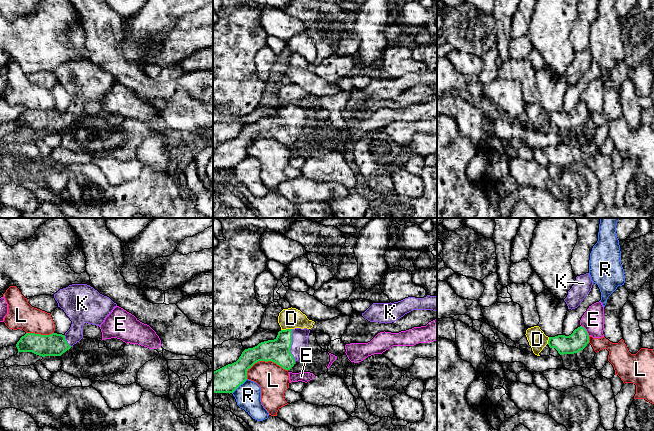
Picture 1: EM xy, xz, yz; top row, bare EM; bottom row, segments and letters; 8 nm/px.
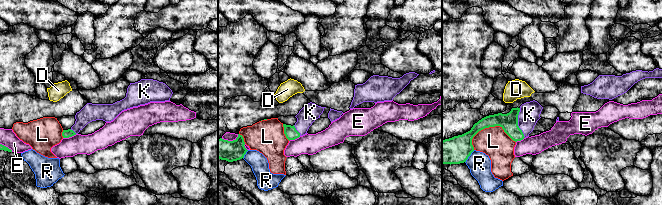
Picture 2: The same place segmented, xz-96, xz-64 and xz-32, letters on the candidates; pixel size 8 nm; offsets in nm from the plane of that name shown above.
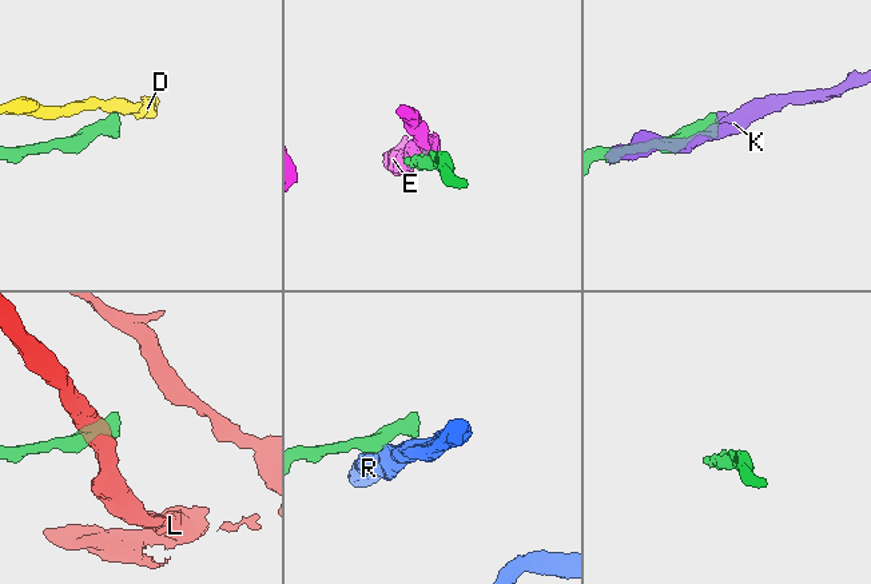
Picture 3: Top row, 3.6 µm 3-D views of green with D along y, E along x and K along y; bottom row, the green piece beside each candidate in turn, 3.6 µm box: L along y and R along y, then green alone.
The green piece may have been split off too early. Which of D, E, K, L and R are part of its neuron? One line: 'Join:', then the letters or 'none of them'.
Join: K

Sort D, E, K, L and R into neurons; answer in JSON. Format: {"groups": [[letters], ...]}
{"groups": [["D"], ["E"], ["K"], ["L"], ["R"]]}

